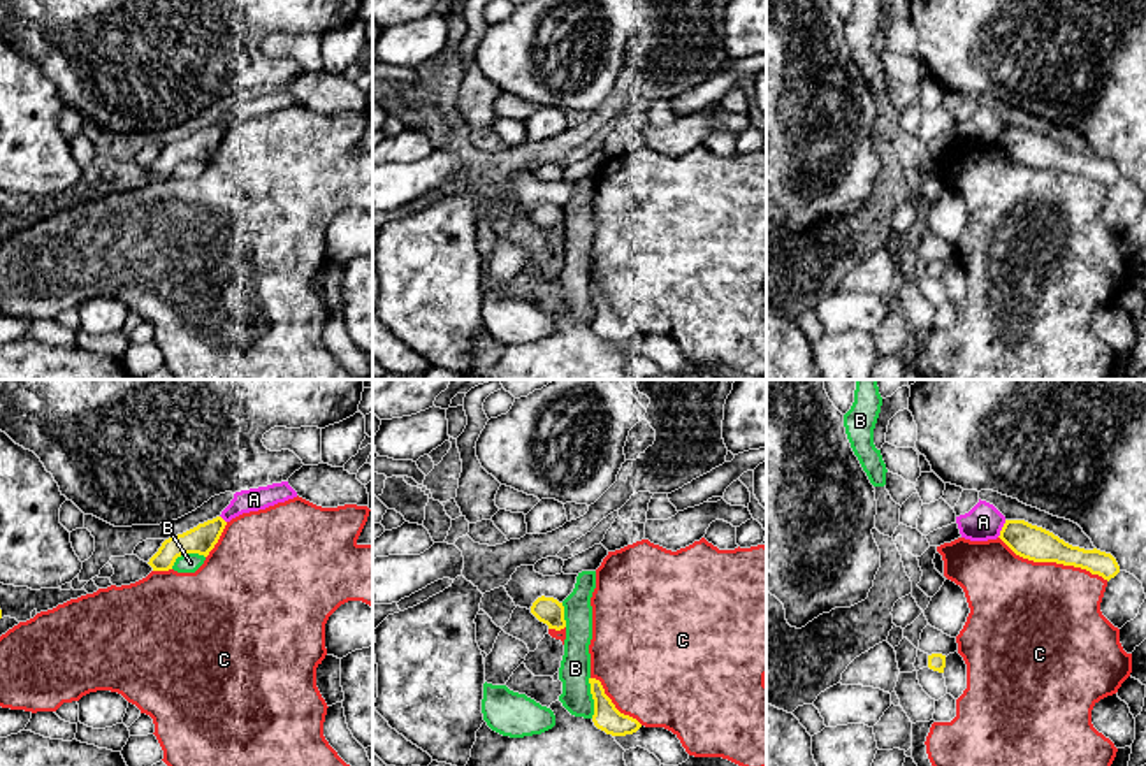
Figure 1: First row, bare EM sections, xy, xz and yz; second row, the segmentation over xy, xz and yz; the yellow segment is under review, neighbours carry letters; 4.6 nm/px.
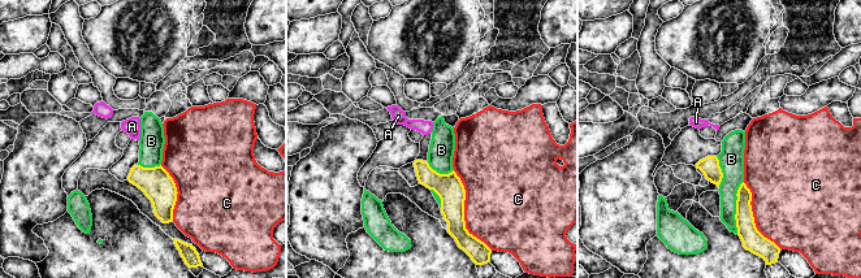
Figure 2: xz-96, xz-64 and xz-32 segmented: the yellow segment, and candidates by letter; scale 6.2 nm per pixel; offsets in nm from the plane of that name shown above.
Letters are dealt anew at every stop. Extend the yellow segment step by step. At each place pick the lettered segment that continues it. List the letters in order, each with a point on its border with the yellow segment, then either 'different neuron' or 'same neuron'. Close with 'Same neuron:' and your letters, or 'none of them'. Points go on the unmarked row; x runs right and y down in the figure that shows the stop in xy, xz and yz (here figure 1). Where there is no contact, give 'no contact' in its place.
A: contact yz (1002, 136); different neuron
B: contact xz (593, 304); different neuron
C: contact yz (1053, 167); same neuron
Same neuron: C

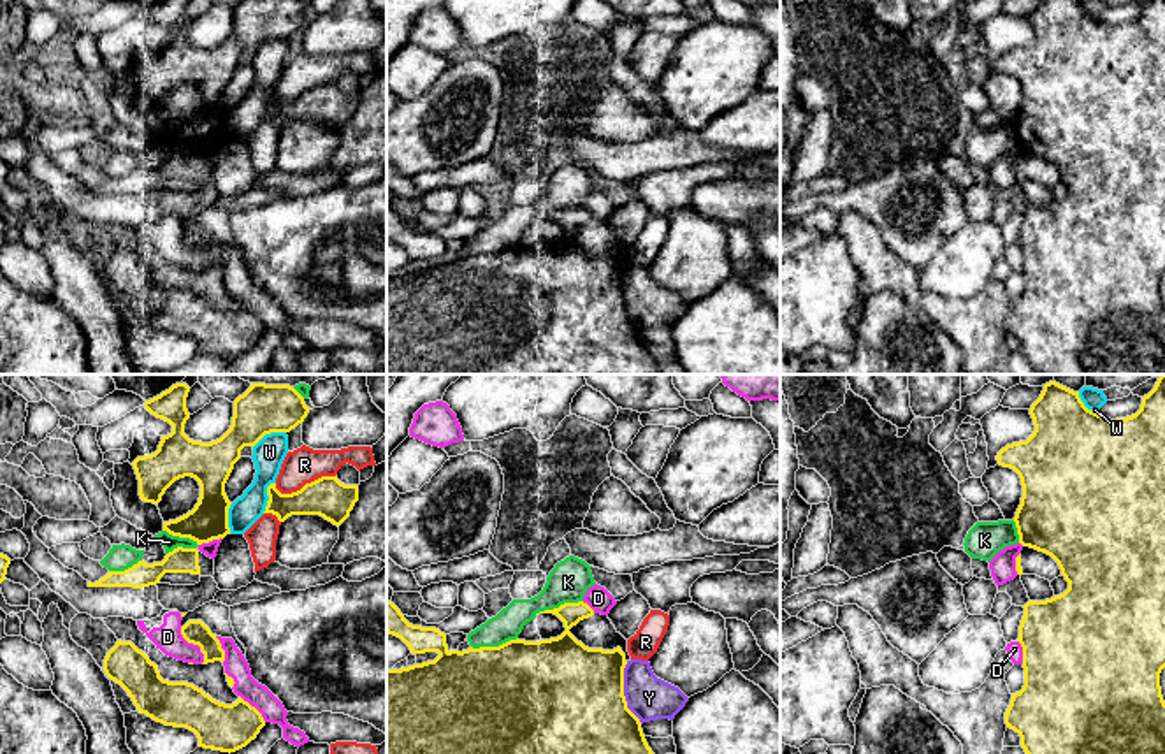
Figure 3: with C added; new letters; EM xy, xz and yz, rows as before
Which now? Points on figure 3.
D: contact xy (195, 250); different neuron
K: contact xy (183, 143); different neuron
R: contact xy (306, 90); different neuron
W: contact xy (267, 101); different neuron
Y: contact xz (622, 299); different neuron
Same neuron: none of them

